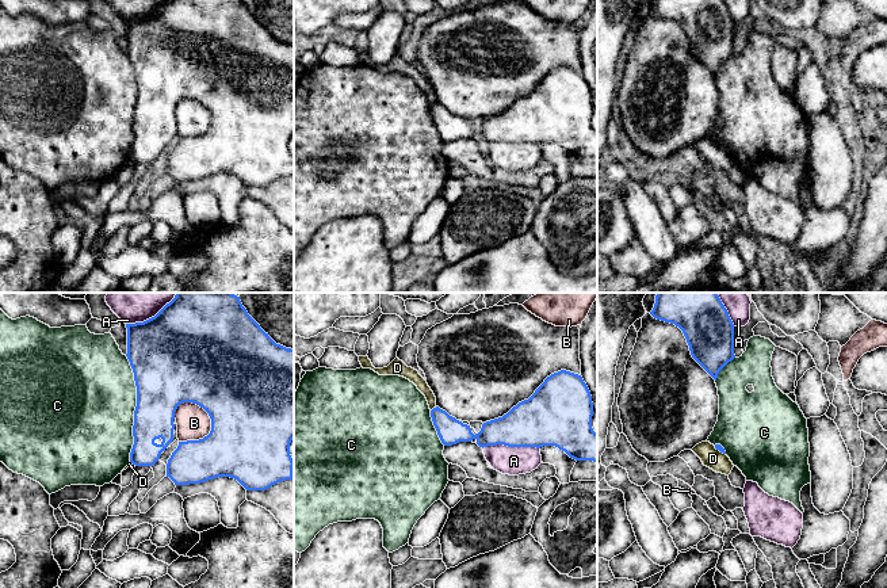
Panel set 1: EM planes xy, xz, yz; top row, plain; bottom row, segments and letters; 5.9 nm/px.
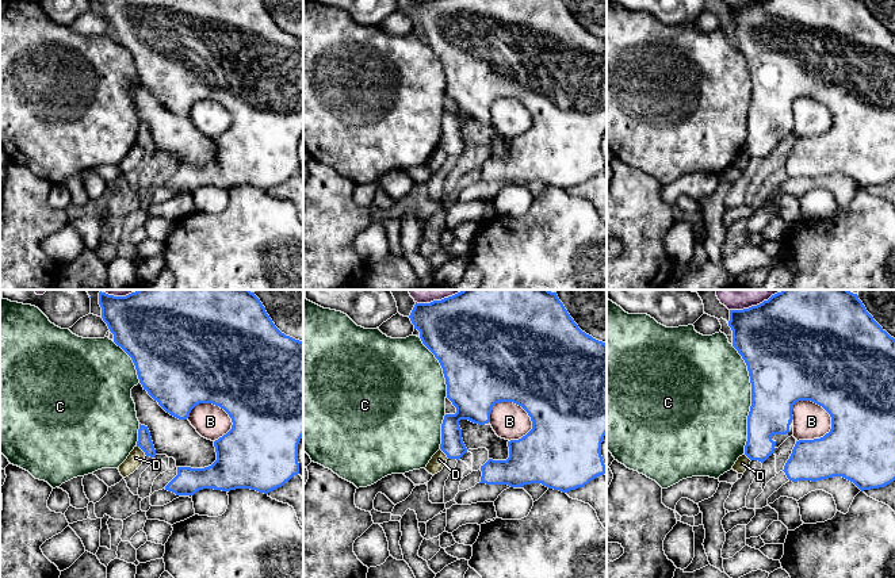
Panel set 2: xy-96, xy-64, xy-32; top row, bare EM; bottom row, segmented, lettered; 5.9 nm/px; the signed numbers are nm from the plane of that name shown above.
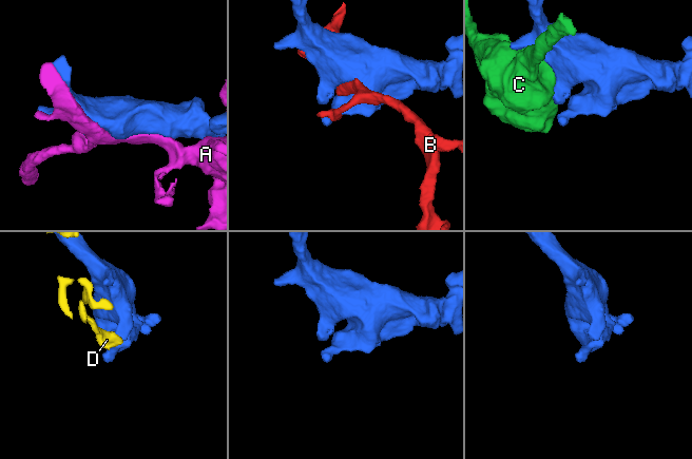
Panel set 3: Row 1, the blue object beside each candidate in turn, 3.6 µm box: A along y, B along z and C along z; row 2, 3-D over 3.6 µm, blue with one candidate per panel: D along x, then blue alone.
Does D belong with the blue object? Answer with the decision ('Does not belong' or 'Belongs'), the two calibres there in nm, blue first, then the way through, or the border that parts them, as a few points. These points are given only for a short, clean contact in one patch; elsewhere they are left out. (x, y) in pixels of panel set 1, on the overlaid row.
Does not belong. Thickness 160 nm (blue) against 70 nm. Boundary: xz (436, 407), (431, 411)

